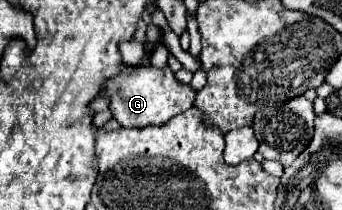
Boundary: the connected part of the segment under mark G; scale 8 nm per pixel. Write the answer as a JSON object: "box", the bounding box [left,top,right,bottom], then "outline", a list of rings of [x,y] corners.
{"box":[100,66,196,128],"outline":[[[126,66],[120,74],[108,78],[100,96],[110,98],[112,118],[124,128],[144,128],[148,124],[164,124],[172,116],[188,110],[196,102],[196,92],[190,84],[182,84],[176,80],[170,66]]]}

